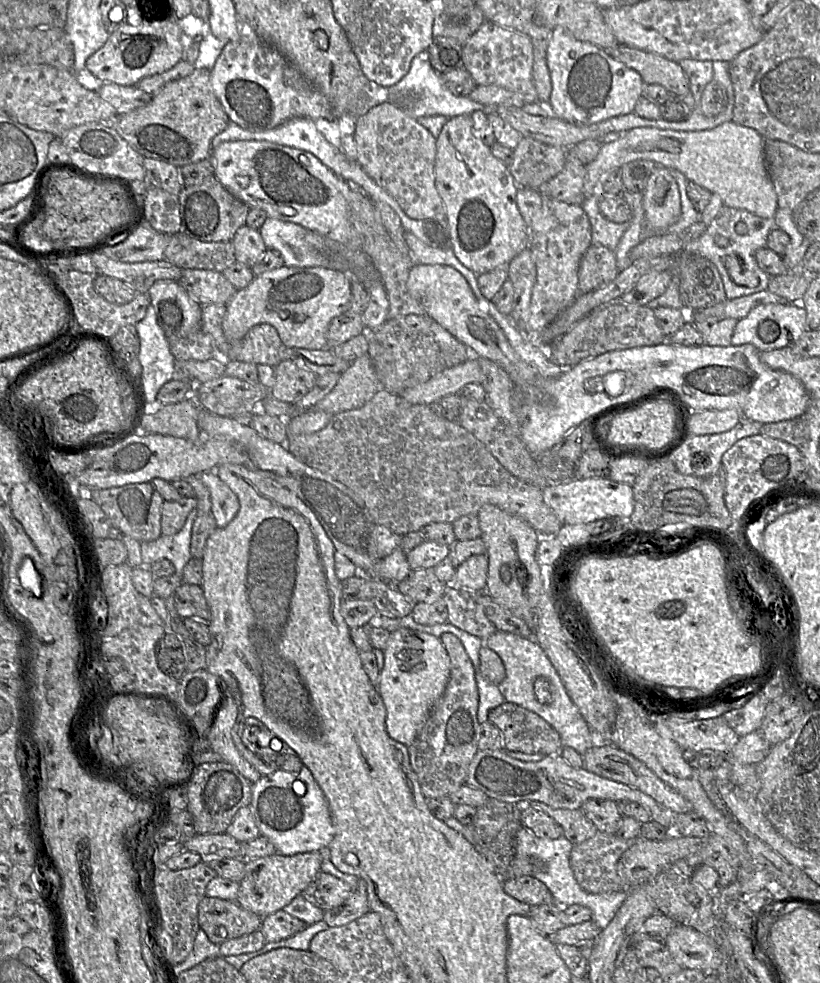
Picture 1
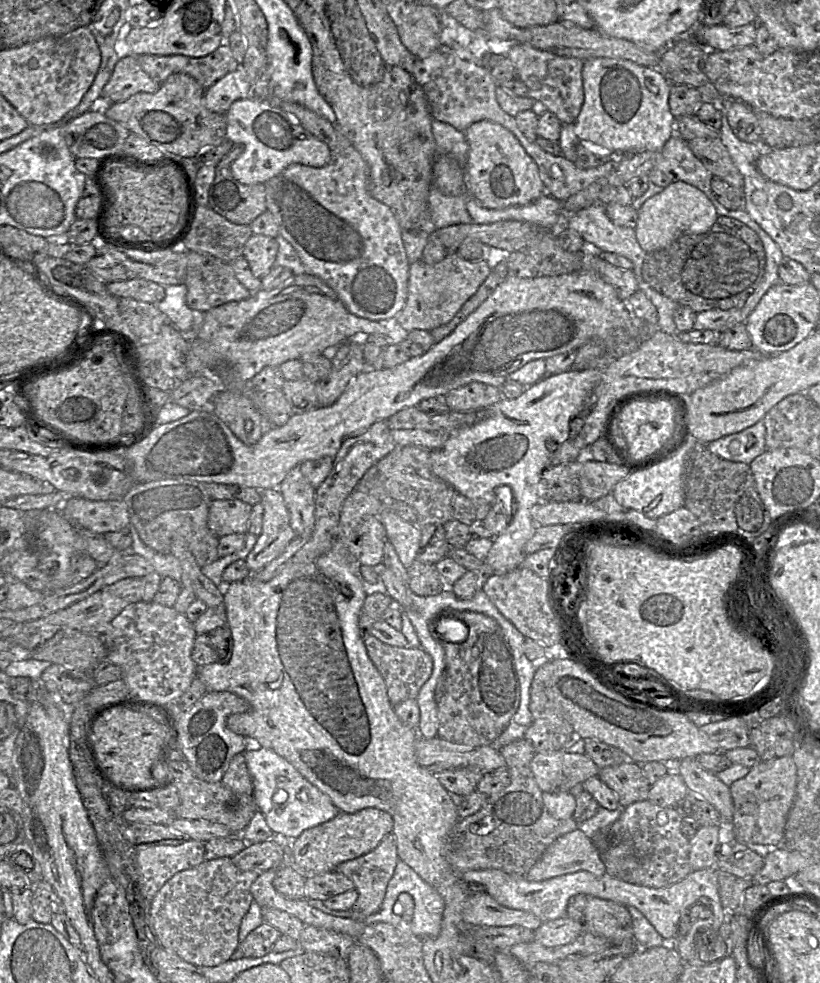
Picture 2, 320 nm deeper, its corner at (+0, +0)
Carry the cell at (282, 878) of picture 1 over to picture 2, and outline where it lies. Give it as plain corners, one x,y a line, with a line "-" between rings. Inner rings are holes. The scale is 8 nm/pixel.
365,808
356,813
339,813
330,821
305,830
292,841
285,841
286,864
305,878
335,870
348,860
365,855
392,833
392,816
379,809

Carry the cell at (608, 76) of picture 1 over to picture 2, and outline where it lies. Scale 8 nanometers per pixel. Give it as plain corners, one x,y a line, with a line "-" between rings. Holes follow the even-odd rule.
593,58
585,60
582,69
584,102
574,124
580,140
591,141
614,153
634,154
644,151
661,152
675,134
676,118
669,108
672,84
658,70
638,65
632,61
616,58

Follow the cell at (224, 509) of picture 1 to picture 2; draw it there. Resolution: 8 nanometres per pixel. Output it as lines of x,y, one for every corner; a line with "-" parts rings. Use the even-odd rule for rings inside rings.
278,488
261,491
263,506
262,531
244,559
251,573
256,573
278,558
296,534
290,524
290,514

